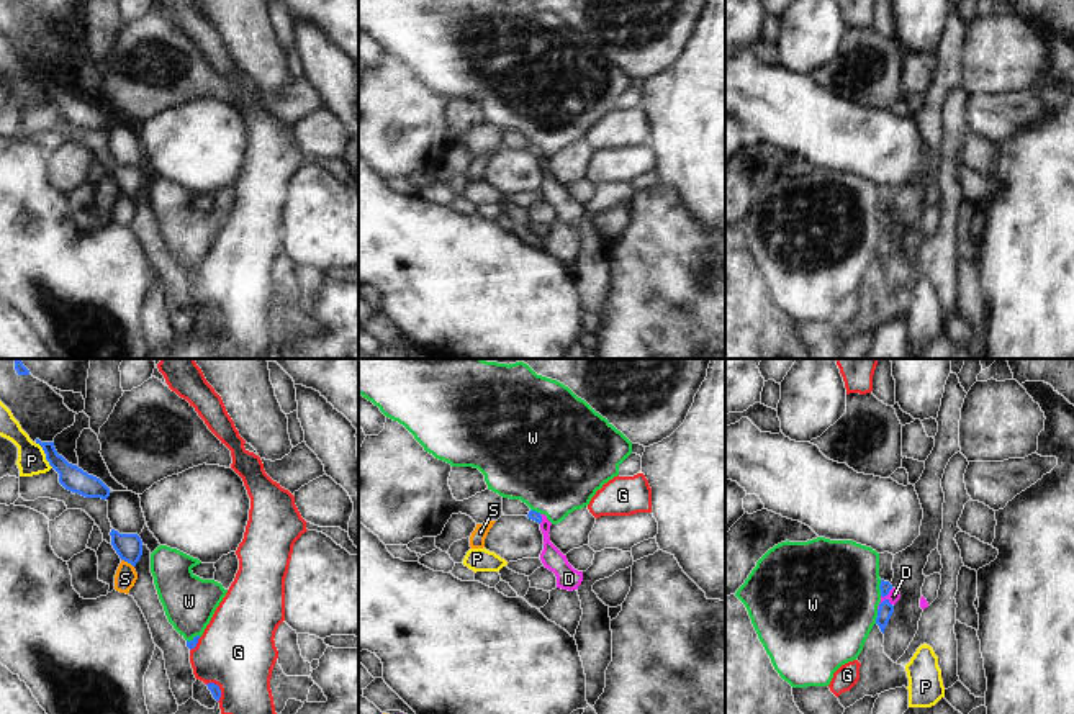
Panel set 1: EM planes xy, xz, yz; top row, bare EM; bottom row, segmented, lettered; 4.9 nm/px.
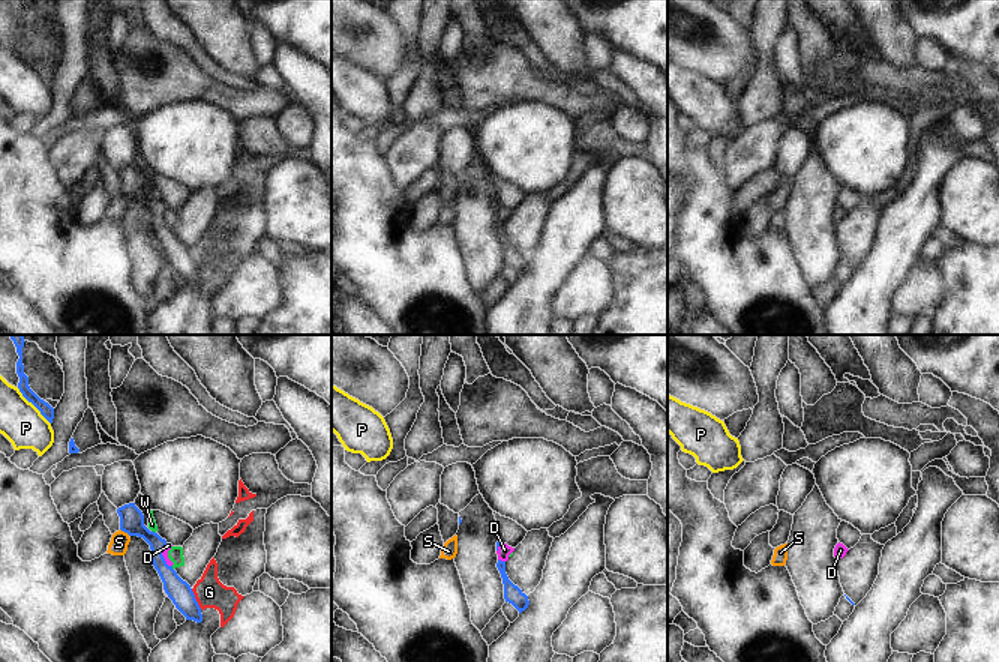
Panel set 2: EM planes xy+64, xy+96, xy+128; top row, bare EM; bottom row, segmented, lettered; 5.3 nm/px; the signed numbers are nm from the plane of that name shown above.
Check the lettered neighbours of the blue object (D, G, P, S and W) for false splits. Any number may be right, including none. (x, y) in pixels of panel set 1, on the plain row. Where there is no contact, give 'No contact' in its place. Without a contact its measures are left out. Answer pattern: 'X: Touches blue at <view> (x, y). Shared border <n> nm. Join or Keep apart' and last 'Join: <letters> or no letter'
D: Touches blue at yz (884, 233). Shared border 130 nm. Keep apart
G: Touches blue at xy (220, 323). Shared border 120 nm. Keep apart
P: Touches blue at xy (45, 85). Shared border 160 nm. Keep apart
S: Touches blue at xy (128, 195). Shared border 80 nm. Keep apart
W: Touches blue at yz (878, 249). Shared border 70 nm. Keep apart
Join: no letter.

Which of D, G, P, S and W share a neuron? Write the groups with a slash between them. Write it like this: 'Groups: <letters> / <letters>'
Groups: D W / G / P / S.

